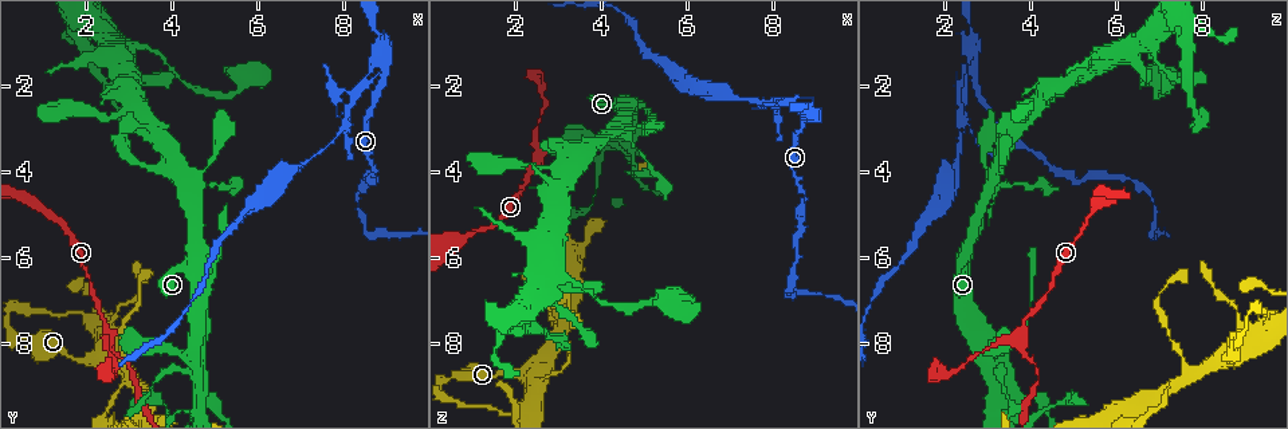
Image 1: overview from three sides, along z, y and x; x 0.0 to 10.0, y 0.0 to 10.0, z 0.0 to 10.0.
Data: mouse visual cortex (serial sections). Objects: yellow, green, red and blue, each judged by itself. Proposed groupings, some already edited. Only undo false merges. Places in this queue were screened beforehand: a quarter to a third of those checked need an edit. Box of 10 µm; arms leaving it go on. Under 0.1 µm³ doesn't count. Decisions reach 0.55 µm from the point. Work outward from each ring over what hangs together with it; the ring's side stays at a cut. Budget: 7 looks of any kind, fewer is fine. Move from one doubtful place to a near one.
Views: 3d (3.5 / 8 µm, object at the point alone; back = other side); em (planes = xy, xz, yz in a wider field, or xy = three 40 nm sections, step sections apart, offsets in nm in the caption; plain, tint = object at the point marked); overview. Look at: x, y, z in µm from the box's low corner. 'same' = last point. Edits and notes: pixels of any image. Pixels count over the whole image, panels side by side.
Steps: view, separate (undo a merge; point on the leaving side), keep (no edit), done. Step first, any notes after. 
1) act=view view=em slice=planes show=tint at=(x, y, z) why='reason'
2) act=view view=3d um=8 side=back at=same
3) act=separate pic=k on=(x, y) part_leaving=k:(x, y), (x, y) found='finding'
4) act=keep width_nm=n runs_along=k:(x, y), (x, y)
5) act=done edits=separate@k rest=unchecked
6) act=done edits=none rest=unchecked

act=view view=3d um=3.5 at=(2.35, 8.35, 8.70) why='a fork'

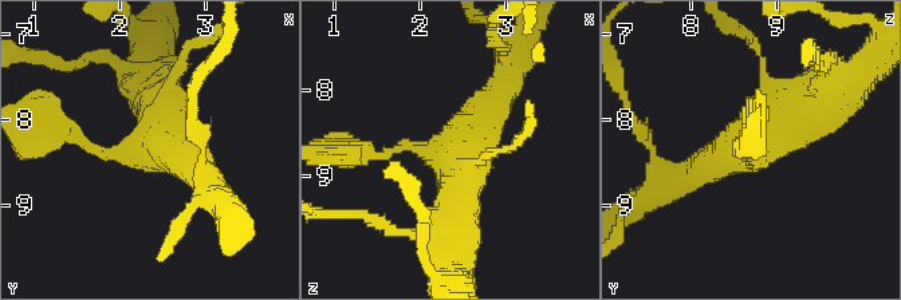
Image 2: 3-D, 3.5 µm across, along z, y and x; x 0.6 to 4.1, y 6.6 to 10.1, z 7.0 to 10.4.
act=view view=em slice=xy step=3 show=tint at=(2.30, 8.30, 8.75)

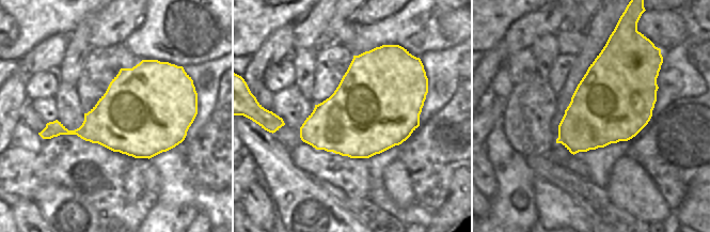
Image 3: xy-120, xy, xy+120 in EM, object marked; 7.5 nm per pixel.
act=keep found='continuous, no second cell'

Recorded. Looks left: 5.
act=view view=3d um=3.5 at=(0.60, 4.65, 5.70)

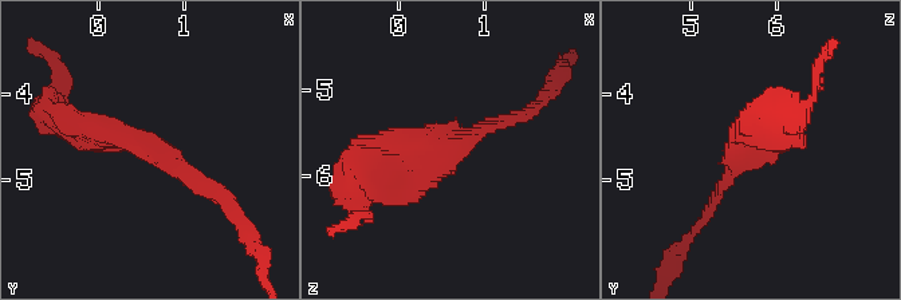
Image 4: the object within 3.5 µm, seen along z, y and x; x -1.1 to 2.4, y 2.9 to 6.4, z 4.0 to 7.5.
act=view view=em slice=xy step=5 show=tint at=(0.60, 4.65, 5.70)

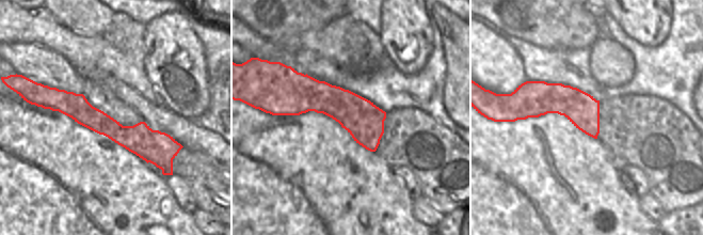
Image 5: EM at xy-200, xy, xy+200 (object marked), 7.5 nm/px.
act=keep runs_along=4:(524, 115), (479, 129), (401, 204) found='continuous, no second cell'

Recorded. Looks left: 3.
act=view view=3d um=3.5 at=(4.25, 4.30, 3.05) why='thick turns thin'

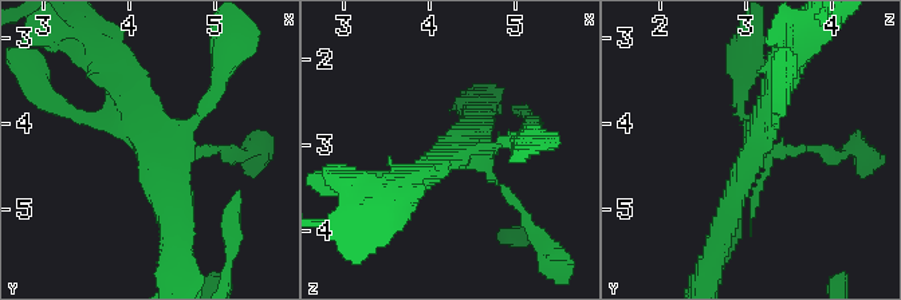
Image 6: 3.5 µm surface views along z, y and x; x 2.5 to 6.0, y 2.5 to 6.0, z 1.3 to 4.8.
act=view view=em slice=xy step=5 show=tint at=(4.25, 4.30, 3.15)

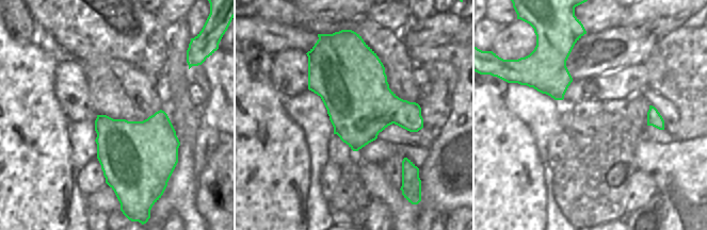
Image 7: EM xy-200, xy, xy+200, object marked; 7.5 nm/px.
act=keep runs_along=6:(174, 228), (113, 75) found='continuous, no second cell'

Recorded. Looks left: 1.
act=done edits=none rest=unchecked

